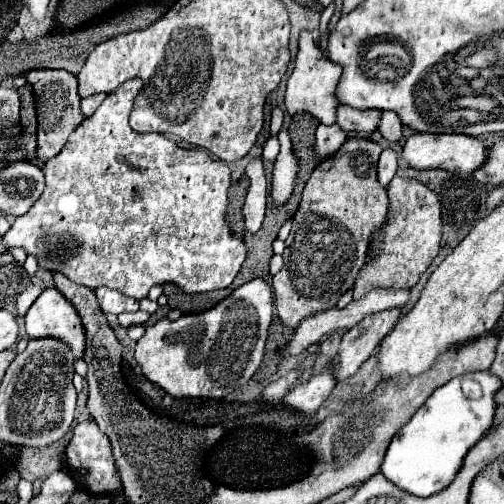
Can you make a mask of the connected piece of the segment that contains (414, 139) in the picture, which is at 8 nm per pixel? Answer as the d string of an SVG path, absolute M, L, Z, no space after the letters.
M413 133L403 143L401 151L403 161L413 169L445 169L445 171L461 171L473 173L483 165L487 157L487 147L469 135L435 135L435 133Z

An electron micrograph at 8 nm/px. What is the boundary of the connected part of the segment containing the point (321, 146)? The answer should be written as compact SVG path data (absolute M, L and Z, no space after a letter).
M319 125L315 133L315 153L317 157L327 157L335 153L343 143L347 135L337 125Z

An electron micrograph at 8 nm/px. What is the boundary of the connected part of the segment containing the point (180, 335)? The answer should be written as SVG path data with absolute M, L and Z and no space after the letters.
M253 279L241 285L239 289L235 289L227 299L223 299L221 303L217 303L215 307L203 313L183 315L177 321L169 321L165 317L159 319L137 341L135 359L145 371L145 377L173 397L223 399L225 395L245 385L259 369L263 361L263 353L265 353L265 341L267 341L273 309L275 309L275 301L273 301L271 285L263 279Z

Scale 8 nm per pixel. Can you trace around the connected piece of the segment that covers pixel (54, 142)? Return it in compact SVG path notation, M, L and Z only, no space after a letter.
M35 69L27 73L27 81L33 85L35 91L35 105L37 105L37 159L47 163L67 143L67 137L73 129L77 129L83 123L83 113L79 109L79 93L77 93L77 77L69 71L53 71L53 69Z

